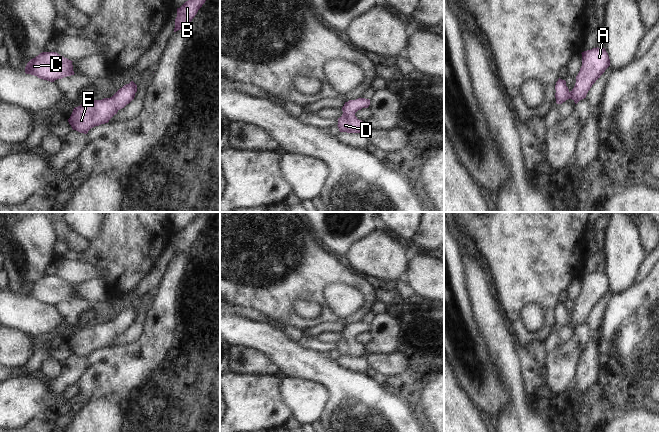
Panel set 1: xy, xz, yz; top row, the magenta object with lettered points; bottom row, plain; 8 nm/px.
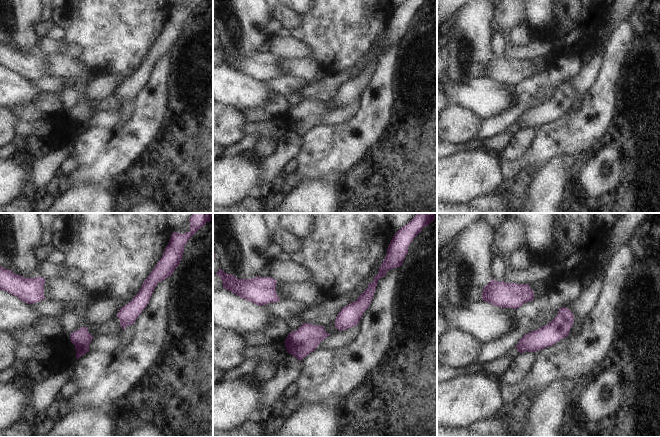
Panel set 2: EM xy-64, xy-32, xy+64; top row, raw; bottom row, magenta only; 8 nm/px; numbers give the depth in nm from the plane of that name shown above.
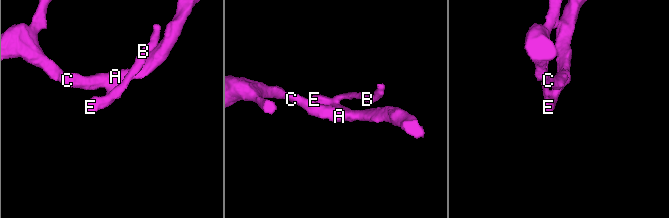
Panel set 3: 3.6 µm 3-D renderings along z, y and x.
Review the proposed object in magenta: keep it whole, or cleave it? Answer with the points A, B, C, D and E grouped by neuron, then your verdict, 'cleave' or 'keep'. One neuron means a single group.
A B C D E; keep

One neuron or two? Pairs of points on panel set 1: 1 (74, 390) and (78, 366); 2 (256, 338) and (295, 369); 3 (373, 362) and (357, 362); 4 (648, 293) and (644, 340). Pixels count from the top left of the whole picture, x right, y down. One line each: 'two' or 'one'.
1: two
2: one
3: two
4: one

